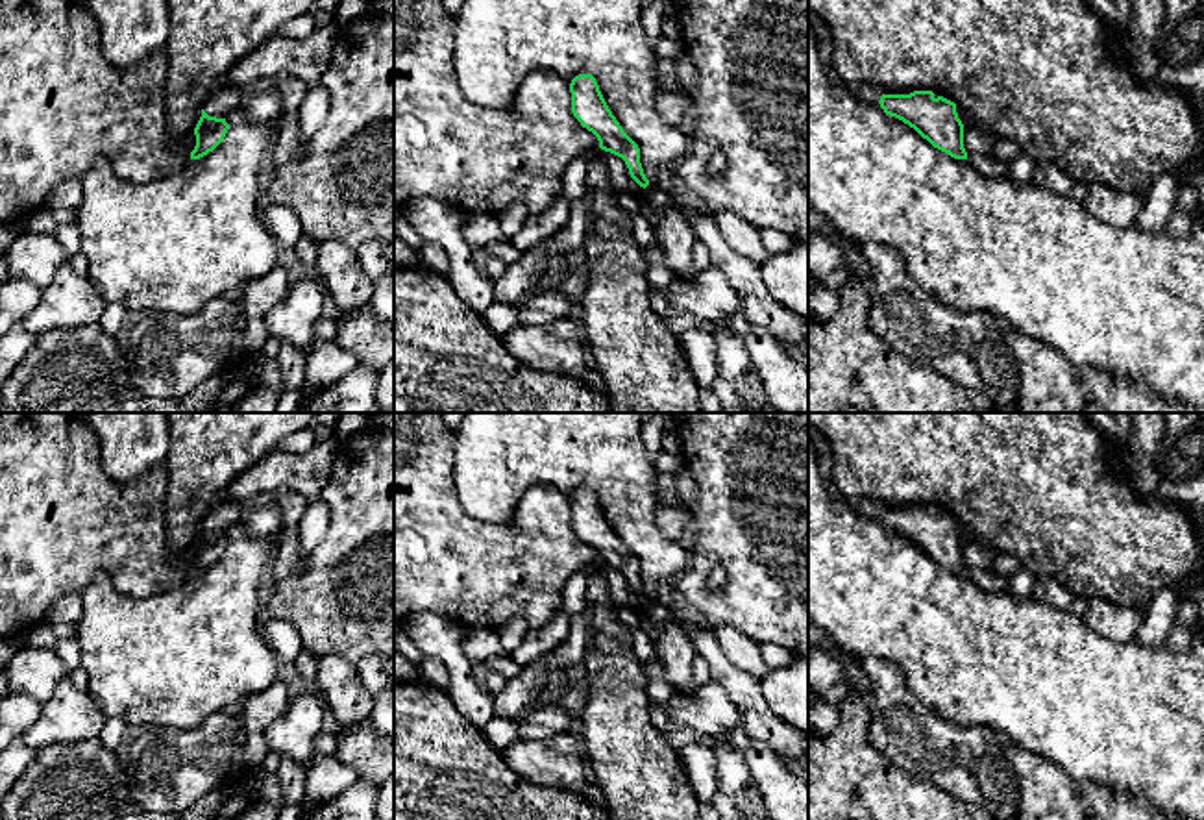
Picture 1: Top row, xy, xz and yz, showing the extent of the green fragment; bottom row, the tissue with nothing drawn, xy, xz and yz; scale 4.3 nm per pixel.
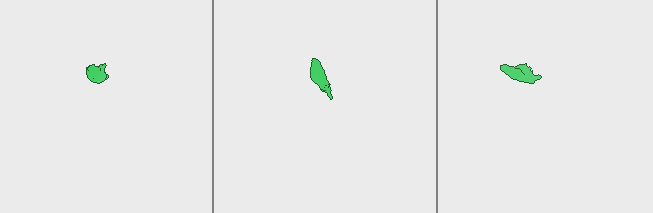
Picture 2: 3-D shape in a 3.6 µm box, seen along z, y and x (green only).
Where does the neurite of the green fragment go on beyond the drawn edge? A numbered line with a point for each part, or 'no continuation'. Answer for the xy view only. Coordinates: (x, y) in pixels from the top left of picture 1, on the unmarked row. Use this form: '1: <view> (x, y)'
1: xy (221, 515)

